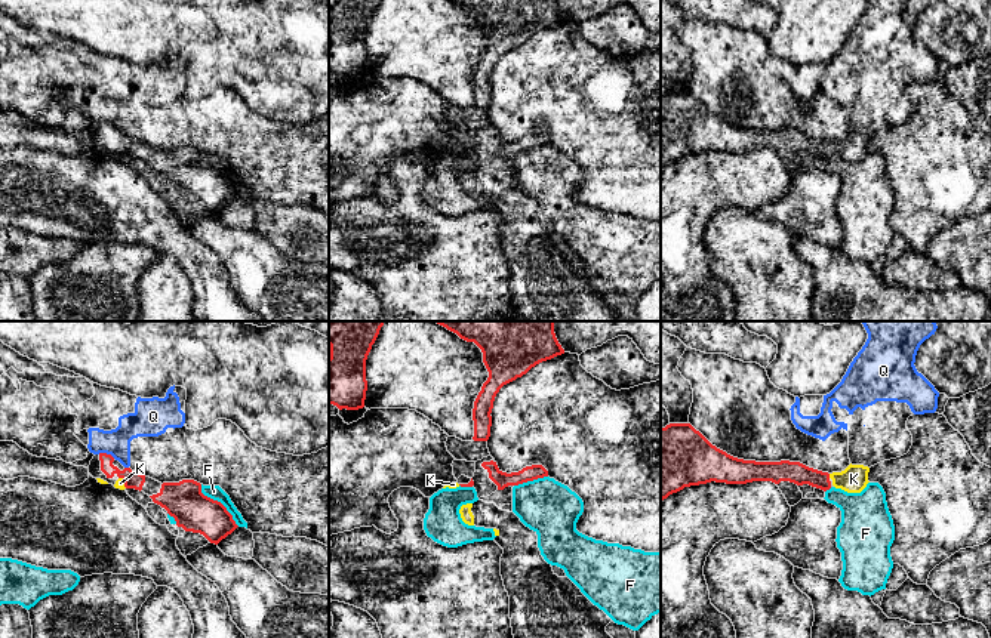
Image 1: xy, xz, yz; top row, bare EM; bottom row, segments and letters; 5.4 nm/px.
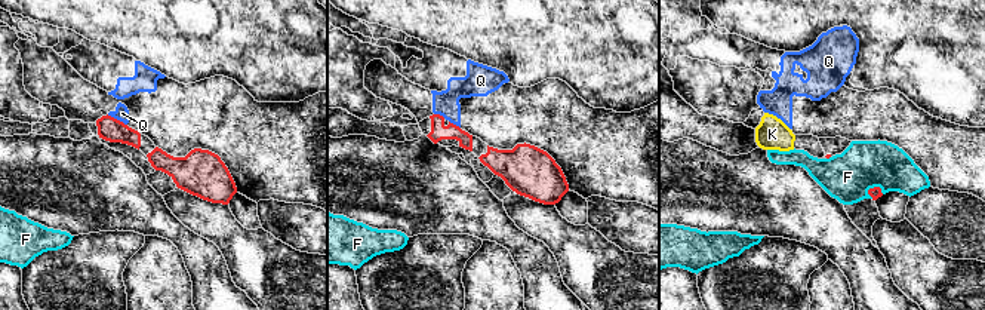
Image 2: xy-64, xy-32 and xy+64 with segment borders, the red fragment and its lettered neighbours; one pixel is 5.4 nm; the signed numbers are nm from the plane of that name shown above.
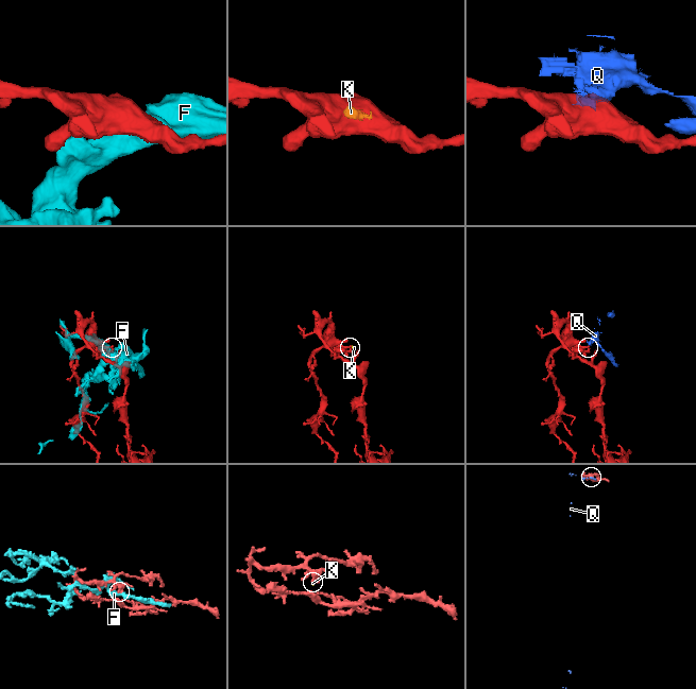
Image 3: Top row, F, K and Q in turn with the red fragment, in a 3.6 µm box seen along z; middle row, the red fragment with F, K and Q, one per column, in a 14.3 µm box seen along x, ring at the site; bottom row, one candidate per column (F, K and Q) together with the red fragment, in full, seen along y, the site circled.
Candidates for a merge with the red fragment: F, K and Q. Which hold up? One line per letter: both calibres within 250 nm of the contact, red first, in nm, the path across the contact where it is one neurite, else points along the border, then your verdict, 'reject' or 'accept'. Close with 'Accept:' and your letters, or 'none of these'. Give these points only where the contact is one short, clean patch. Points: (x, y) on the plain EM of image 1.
F: calibres 220 and 80 nm; reject
K: calibres 120 and 150 nm; way yz (796, 141), (828, 144), (853, 147); accept
Q: calibres 100 and 140 nm; border xy (98, 122), (110, 122), (114, 126); reject
Accept: K

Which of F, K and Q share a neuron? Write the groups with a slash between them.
F / K / Q

